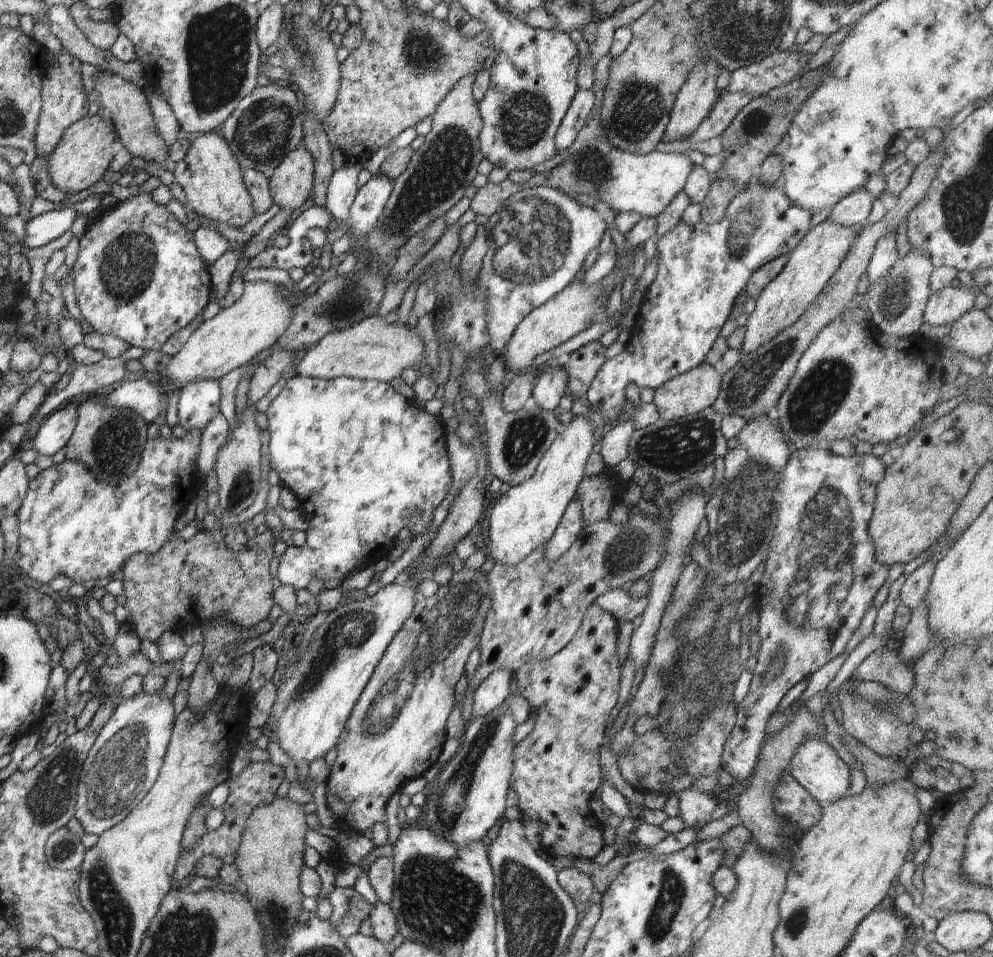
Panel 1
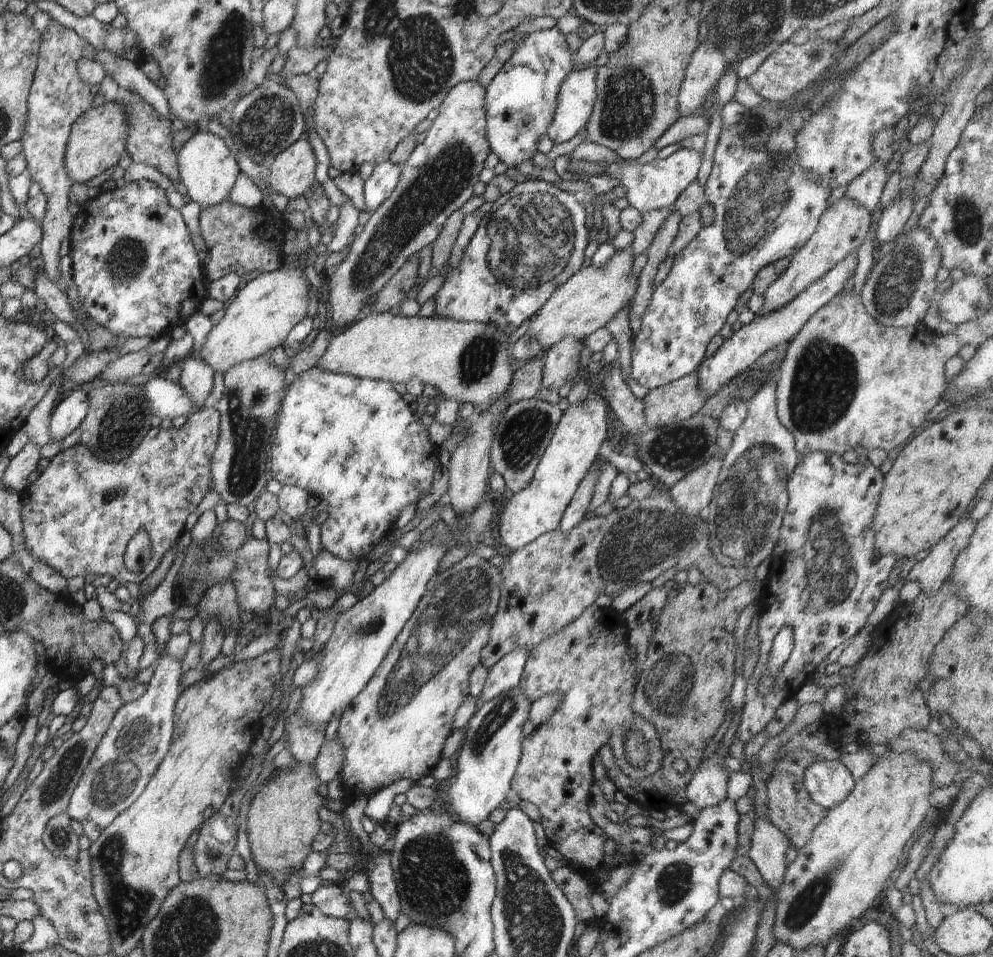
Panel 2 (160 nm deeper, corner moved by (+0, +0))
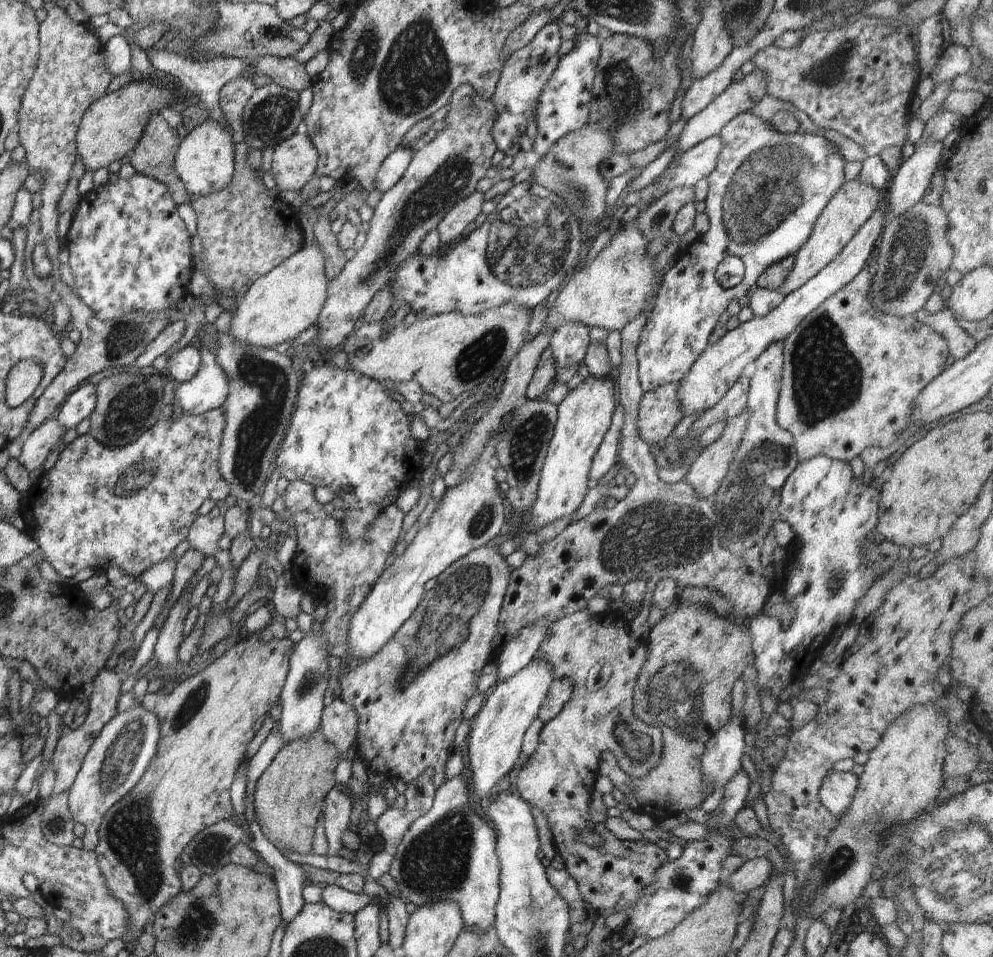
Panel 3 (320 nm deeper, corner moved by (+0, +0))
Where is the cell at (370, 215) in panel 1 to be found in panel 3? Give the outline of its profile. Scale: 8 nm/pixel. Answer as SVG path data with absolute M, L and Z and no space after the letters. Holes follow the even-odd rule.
M400 146L389 154L376 173L375 185L377 188L385 193L391 186L394 186L402 178L415 152L416 150L412 150L410 147Z

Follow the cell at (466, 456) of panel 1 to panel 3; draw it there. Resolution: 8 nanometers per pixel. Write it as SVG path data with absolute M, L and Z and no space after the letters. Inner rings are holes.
M297 480L291 481L287 486L285 508L291 512L290 522L297 530L297 547L290 564L292 586L301 589L313 601L320 602L317 603L318 606L326 606L327 615L322 622L321 633L325 638L327 651L335 662L342 661L348 669L355 669L360 664L351 655L351 650L347 646L349 622L385 569L385 558L397 542L396 530L401 527L402 512L397 505L388 505L377 514L363 539L349 541L343 537L341 522L327 514L322 507L323 504L315 497L315 488L311 484Z

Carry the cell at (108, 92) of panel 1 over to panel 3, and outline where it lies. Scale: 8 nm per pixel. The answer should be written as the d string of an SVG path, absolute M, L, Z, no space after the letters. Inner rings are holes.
M162 114L152 115L141 139L134 147L134 154L132 154L130 163L137 173L155 178L158 182L165 184L166 188L170 191L173 201L179 205L187 203L190 194L185 184L176 174L174 166L176 151L183 139L179 137L177 130L174 127L170 127L170 125Z

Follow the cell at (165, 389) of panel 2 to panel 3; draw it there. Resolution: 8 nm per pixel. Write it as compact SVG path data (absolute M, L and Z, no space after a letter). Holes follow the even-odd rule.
M203 346L199 350L201 363L197 373L189 381L178 384L173 401L191 415L220 408L229 393L228 379L215 354Z

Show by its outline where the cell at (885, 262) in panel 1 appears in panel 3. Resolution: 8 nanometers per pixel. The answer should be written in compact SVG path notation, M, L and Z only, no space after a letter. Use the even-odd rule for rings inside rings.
M926 139L925 141L919 140L914 146L914 153L894 172L888 185L888 202L891 208L889 216L901 215L922 199L931 187L930 178L938 169L940 153L943 149L942 142Z

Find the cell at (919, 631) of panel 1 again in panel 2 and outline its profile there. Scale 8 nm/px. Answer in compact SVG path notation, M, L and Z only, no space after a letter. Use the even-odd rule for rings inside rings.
M970 516L959 520L942 540L932 548L930 554L918 561L908 573L906 580L921 584L928 596L951 576L958 555L968 546L975 531L976 522Z

